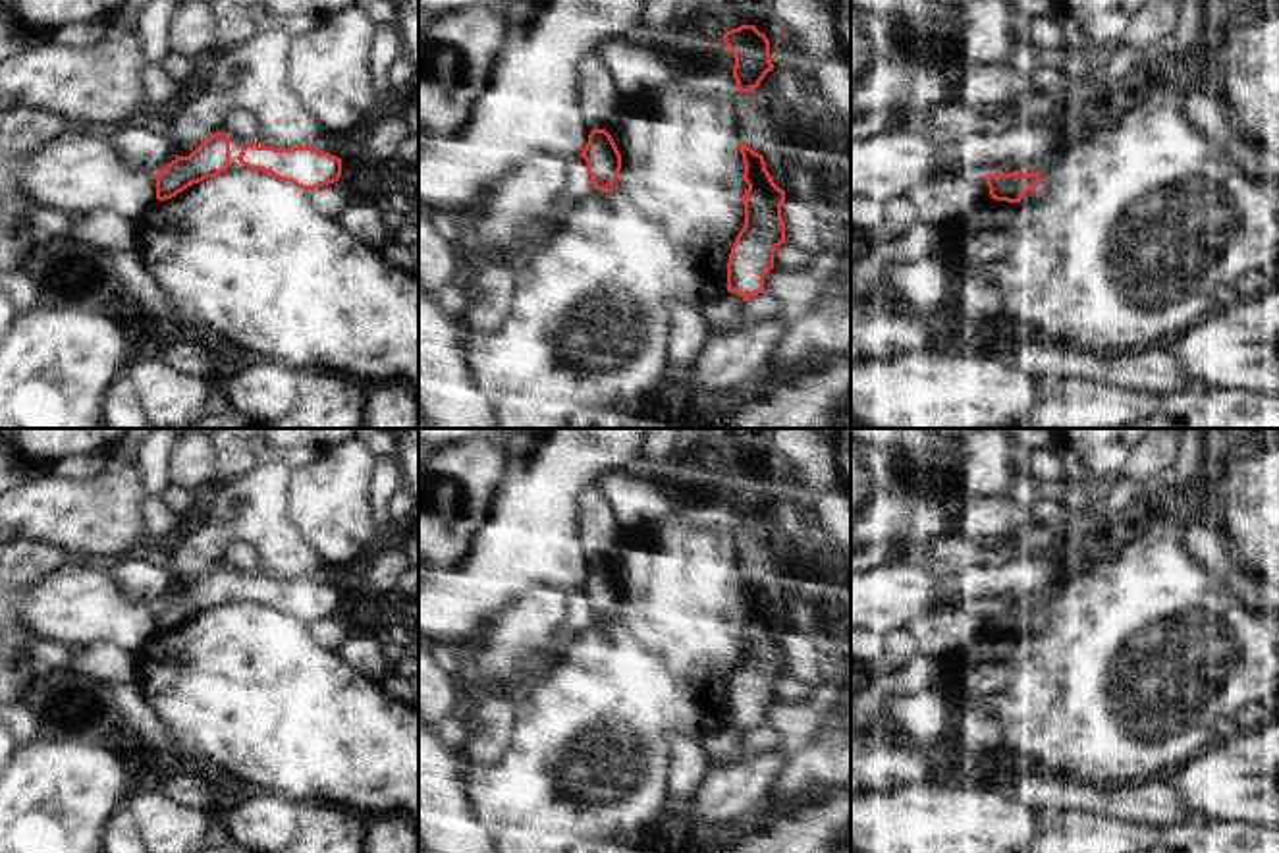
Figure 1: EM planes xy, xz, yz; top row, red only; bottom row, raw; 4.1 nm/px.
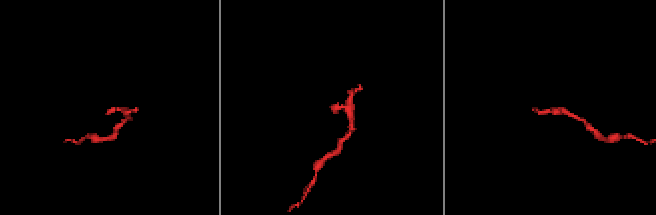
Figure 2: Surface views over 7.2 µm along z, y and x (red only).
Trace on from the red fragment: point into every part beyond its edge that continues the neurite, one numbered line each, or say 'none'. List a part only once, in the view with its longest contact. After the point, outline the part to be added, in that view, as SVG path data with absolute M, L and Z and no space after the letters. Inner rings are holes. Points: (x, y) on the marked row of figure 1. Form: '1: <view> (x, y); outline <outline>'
none

